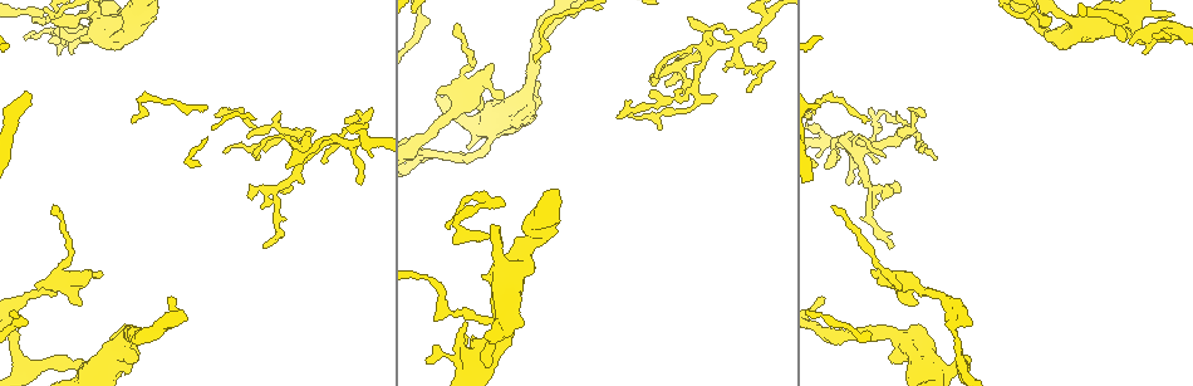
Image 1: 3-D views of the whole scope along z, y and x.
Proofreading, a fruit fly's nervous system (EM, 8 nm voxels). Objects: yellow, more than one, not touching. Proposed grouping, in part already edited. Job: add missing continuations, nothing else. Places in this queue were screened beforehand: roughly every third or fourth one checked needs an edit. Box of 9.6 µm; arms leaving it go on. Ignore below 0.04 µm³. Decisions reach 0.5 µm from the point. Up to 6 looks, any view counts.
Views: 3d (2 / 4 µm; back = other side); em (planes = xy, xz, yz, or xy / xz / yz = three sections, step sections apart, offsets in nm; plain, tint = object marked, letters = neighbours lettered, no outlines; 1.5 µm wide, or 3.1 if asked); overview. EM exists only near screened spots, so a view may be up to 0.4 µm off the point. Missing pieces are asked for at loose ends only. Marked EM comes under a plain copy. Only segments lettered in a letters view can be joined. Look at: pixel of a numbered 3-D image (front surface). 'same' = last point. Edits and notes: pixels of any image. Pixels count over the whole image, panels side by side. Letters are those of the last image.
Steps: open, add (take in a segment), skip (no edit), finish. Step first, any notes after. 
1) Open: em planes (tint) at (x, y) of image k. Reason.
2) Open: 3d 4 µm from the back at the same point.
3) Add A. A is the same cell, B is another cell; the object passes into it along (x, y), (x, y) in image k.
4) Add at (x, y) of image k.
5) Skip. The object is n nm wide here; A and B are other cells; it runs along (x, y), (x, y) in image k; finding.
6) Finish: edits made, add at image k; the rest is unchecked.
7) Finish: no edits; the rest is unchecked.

Open: 3d 4 µm at (170, 301) of image 1.

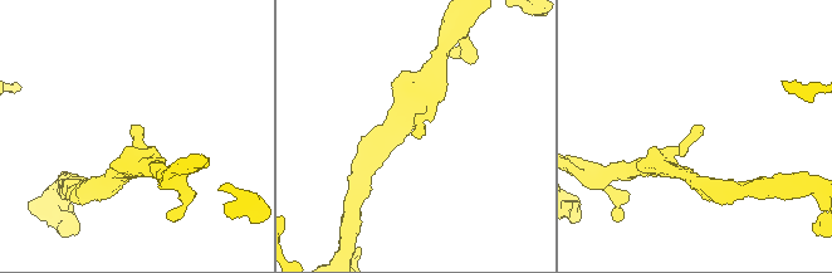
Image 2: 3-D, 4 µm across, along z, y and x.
Open: em xz step 8 (letters) at (700, 129) of image 2.

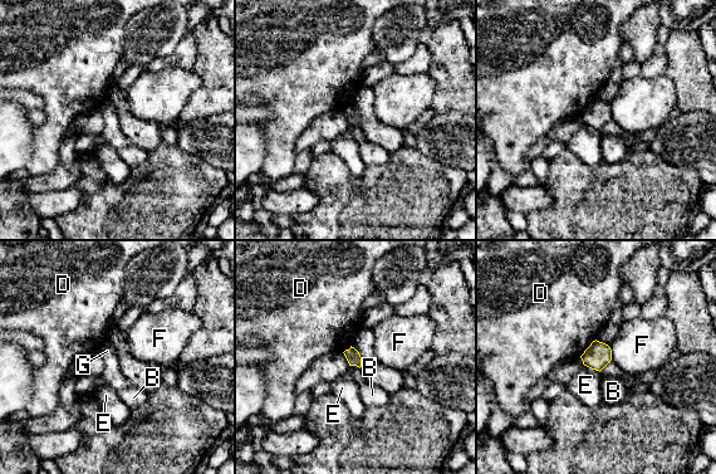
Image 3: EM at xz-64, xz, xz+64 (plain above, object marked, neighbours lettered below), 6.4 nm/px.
Skip. B, D, E, F and G are other cells; a border runs along (349, 365), (356, 365), (359, 369) in image 3; no lettered segment goes on from it.

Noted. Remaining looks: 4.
Open: em planes (letters) at (456, 25) of image 1. Thin end.

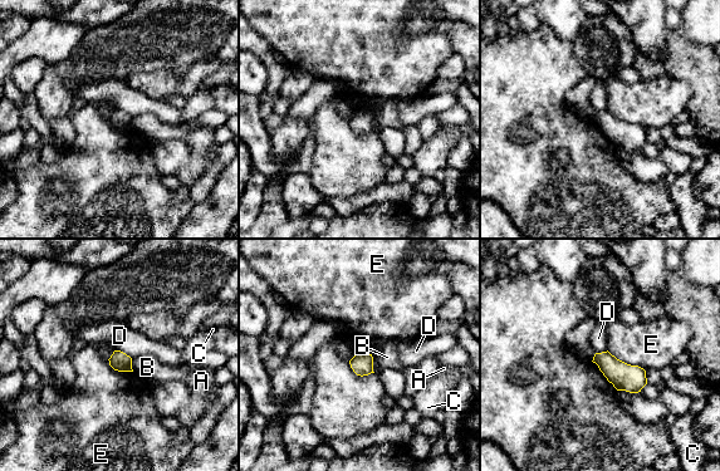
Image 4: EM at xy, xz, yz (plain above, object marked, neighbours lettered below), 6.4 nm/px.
Skip. A, B, C, D and E are other cells; none of them fits.

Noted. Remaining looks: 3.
Open: 3d 4 µm at (89, 270) of image 1. Stops while still wide.

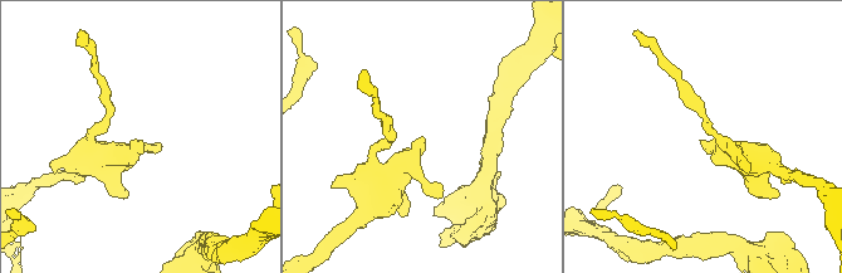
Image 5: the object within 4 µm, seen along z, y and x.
Open: em planes (letters) at (701, 143) of image 5. Now the EM.

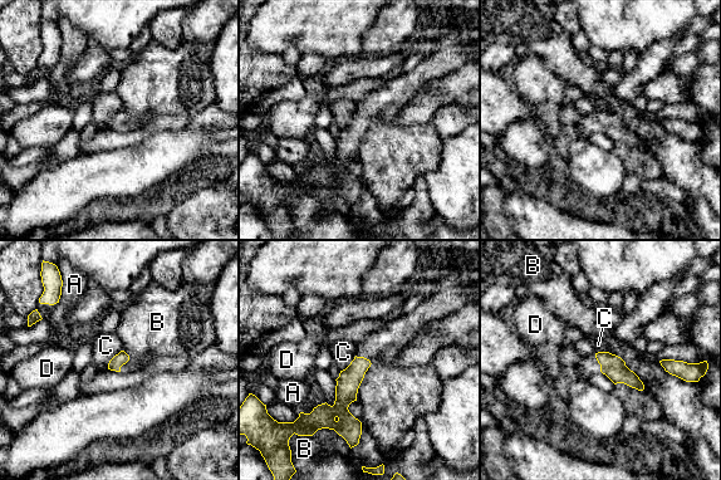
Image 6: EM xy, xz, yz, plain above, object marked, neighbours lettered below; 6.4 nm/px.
Skip. A, B, C and D are other cells; a border runs along (122, 349), (109, 361), (107, 368) in image 6; no lettered segment goes on from it.

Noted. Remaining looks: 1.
Finish: no edits; the rest is unchecked.

